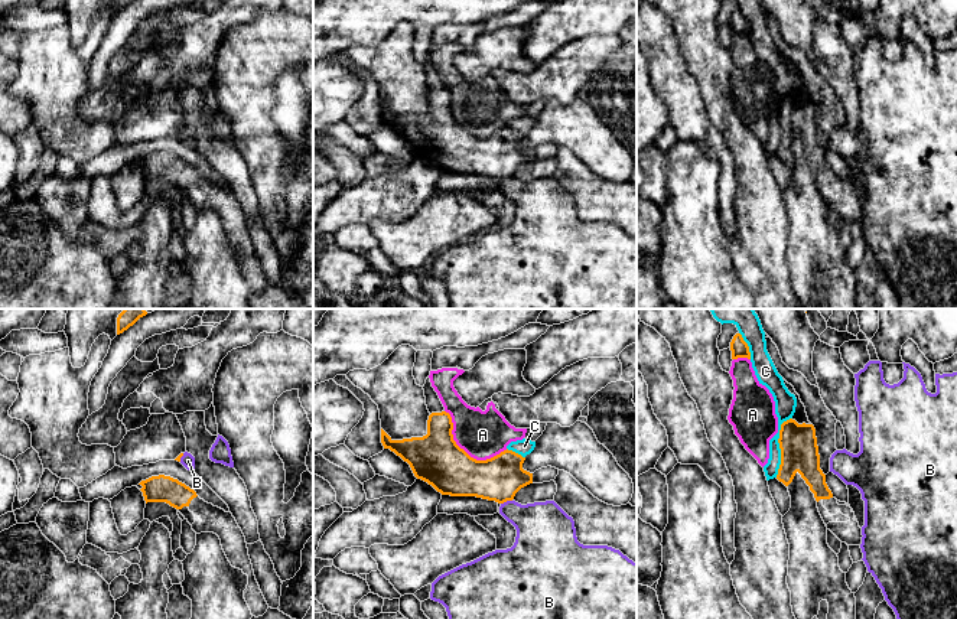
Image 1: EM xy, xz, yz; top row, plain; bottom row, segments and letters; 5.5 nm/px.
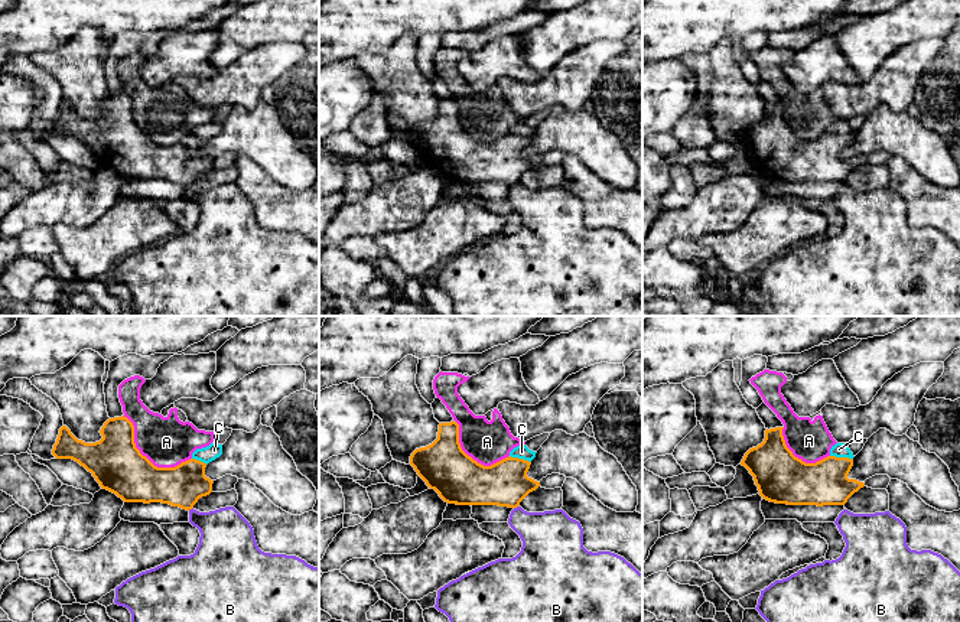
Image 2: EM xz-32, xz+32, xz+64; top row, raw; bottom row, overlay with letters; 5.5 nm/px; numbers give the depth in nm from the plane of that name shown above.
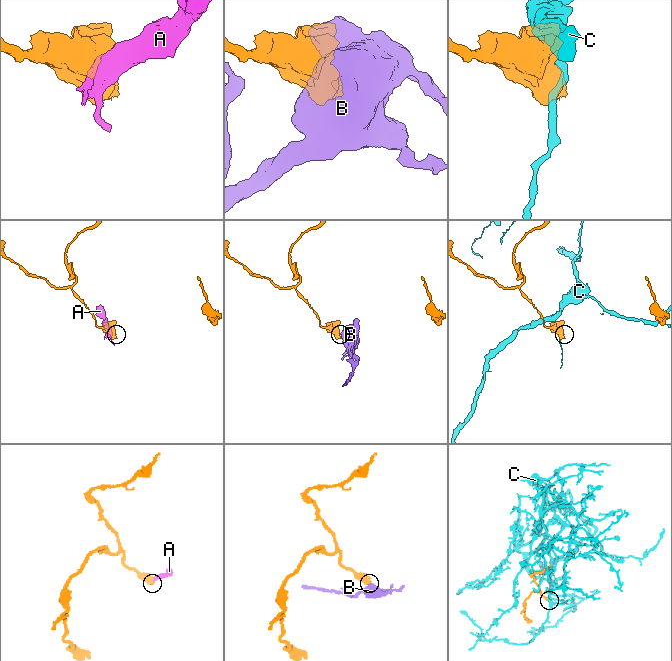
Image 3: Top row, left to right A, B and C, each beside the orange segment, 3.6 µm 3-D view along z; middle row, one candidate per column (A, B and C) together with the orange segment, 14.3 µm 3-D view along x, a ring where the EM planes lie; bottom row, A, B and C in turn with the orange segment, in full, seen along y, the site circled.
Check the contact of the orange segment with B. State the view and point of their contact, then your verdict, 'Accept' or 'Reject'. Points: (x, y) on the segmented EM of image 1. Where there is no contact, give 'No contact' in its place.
Touches orange at xz (505, 501). Reject

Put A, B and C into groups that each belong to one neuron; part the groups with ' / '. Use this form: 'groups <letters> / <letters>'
groups A / B / C

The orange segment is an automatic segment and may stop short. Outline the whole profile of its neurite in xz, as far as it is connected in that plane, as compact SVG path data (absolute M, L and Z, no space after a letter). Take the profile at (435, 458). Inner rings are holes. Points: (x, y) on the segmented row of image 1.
M432 413L426 436L393 440L381 429L381 443L407 462L417 479L442 495L504 504L533 483L533 473L523 469L525 457L521 455L507 449L491 459L476 460L456 444L452 430L449 413Z

